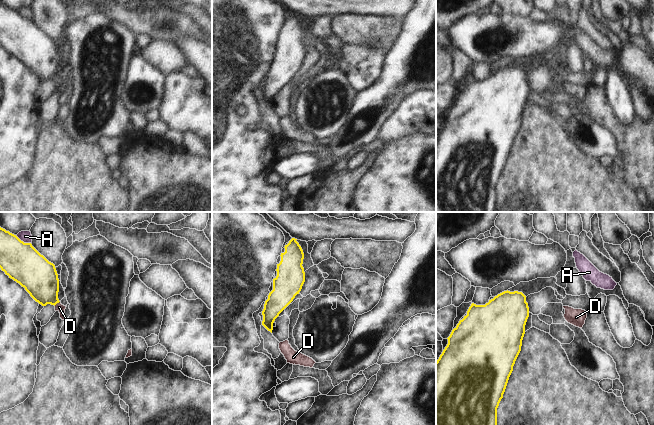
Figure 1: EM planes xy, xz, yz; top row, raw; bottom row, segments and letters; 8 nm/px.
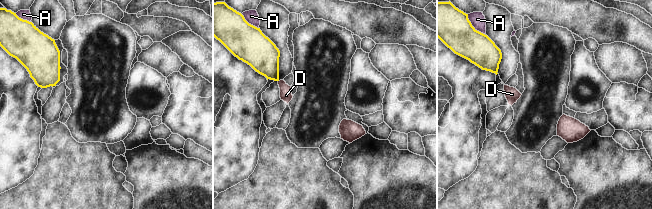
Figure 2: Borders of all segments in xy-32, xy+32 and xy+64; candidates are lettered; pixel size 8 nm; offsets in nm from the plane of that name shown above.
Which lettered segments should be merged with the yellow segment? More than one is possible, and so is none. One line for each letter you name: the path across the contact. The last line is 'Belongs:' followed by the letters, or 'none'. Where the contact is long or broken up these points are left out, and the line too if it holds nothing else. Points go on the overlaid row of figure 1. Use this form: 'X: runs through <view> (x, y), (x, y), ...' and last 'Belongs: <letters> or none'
D: runs through xy (39, 277), (44, 290), (56, 303), (59, 307)
Belongs: D

